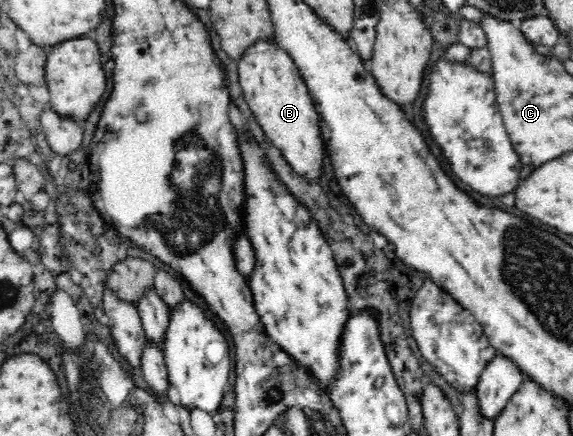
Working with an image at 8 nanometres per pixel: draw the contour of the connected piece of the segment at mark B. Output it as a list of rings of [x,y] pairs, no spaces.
[[[274,38],[253,43],[238,61],[238,78],[243,89],[245,102],[255,116],[257,125],[261,126],[269,141],[277,147],[297,175],[302,175],[307,181],[317,183],[323,175],[323,156],[327,154],[324,139],[319,125],[319,114],[313,104],[310,92],[303,81],[293,58],[283,51]]]

